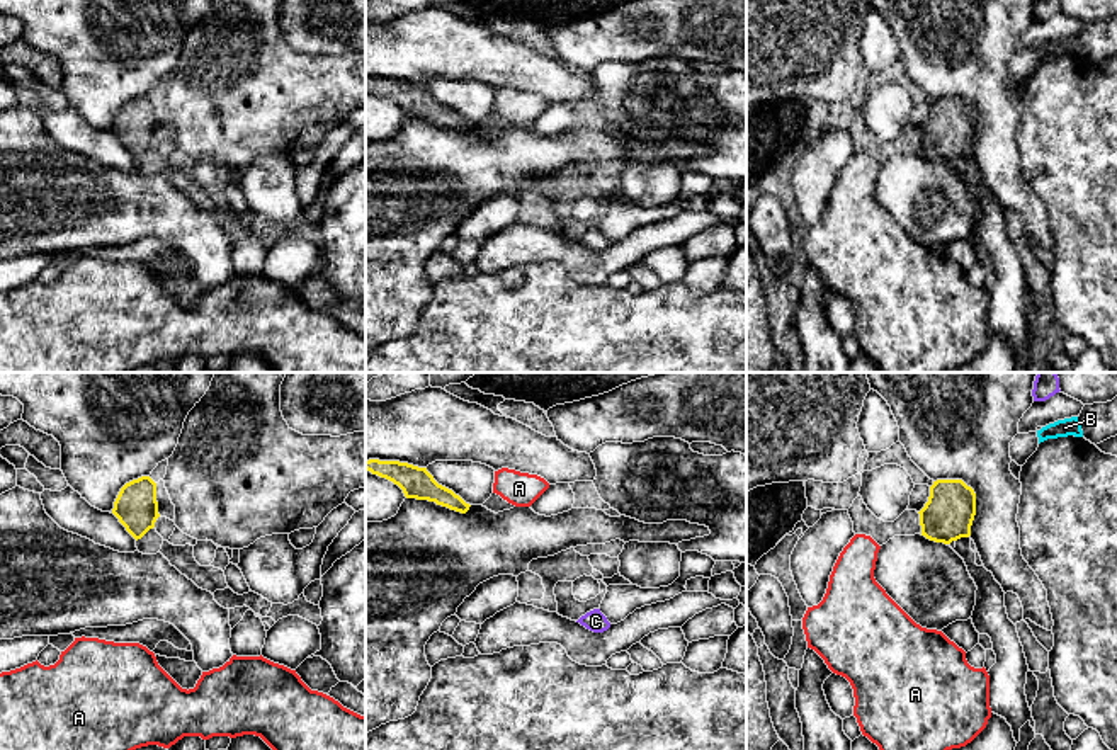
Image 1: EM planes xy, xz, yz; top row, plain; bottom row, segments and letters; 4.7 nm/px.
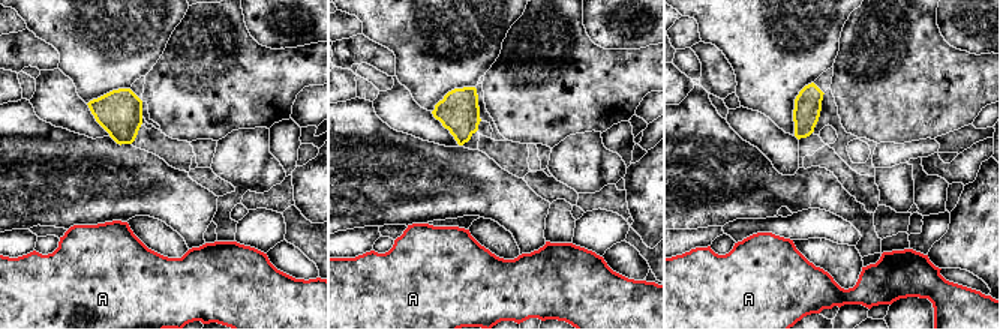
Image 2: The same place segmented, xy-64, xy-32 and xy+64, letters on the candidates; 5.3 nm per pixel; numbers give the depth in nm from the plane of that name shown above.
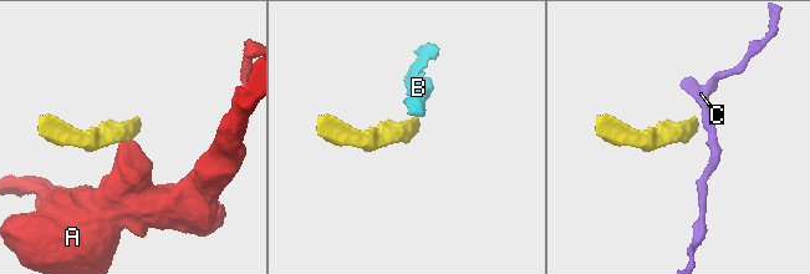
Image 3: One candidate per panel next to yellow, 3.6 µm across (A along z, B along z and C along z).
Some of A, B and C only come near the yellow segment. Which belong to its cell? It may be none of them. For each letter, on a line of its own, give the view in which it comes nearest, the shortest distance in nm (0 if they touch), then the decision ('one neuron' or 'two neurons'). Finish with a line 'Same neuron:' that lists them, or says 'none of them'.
A: nearest in xz; 130 nm apart; two neurons
B: nearest in yz; 380 nm apart; one neuron
C: nearest in yz; 500 nm apart; two neurons
Same neuron: B

